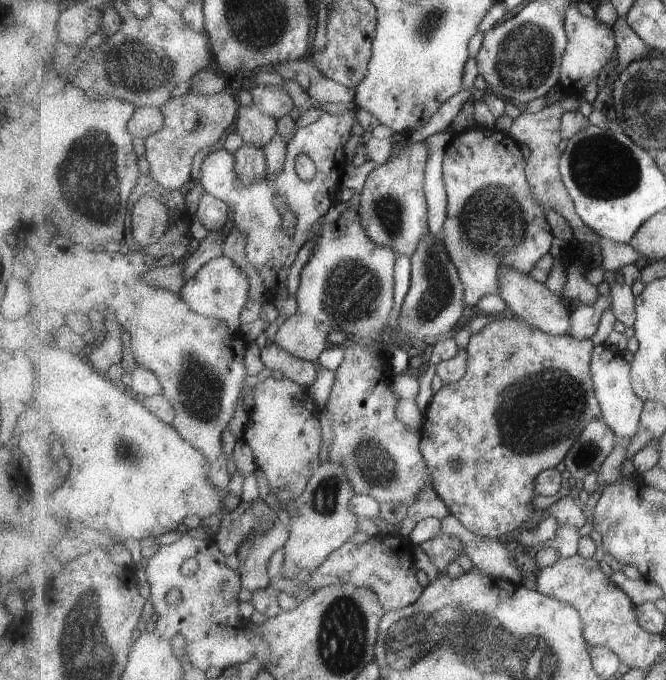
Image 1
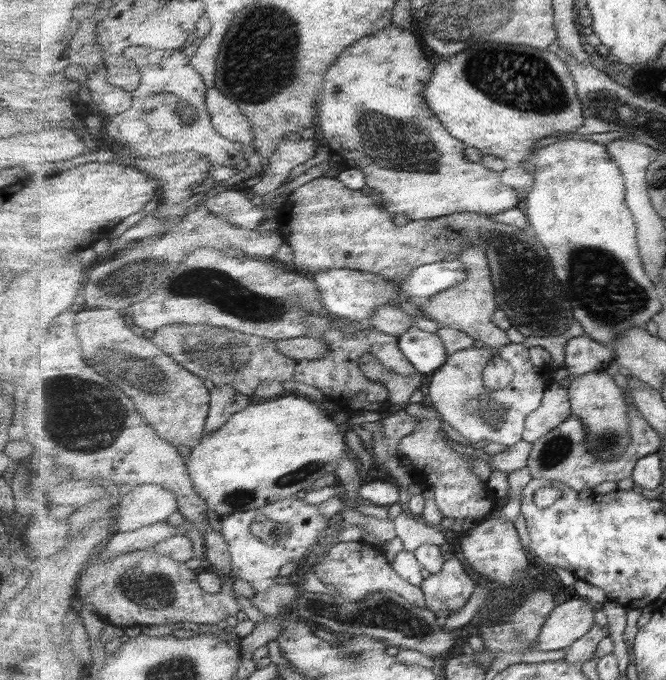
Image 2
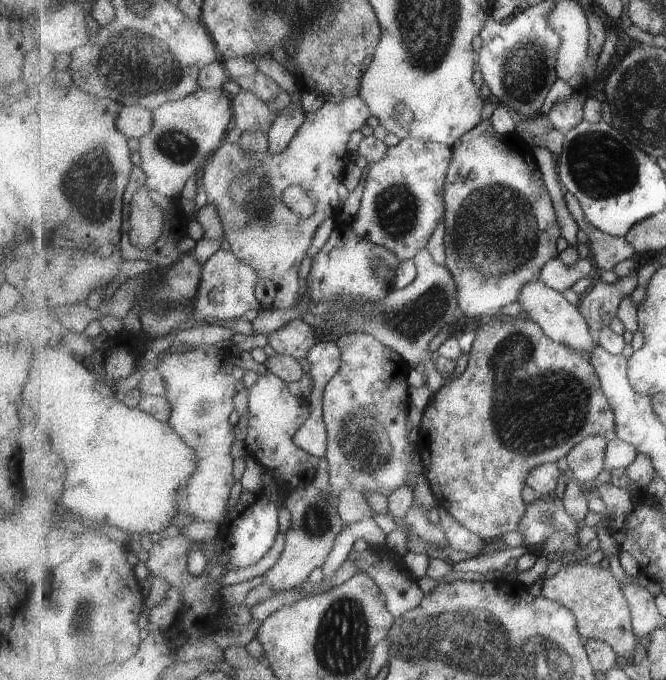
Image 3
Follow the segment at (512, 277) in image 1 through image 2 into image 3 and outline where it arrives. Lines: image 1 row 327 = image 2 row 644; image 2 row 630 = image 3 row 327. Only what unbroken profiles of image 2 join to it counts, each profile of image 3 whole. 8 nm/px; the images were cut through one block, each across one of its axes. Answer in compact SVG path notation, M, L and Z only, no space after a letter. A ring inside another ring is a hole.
M533 281L525 283L521 287L518 302L522 305L522 314L529 319L537 321L541 328L552 337L554 341L571 345L581 352L588 352L592 356L592 352L596 350L597 340L592 335L588 320L582 315L579 306L575 306L574 301L567 300L564 293L557 289L551 288L543 281Z

